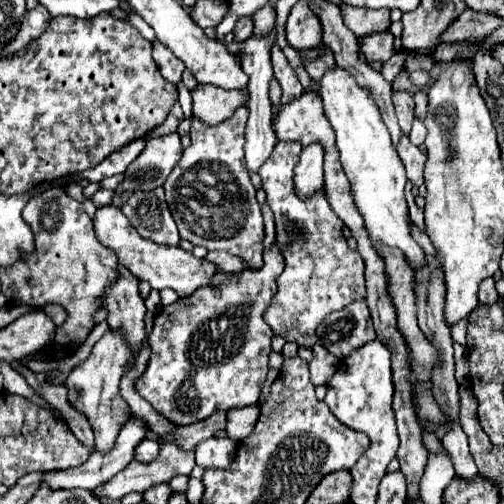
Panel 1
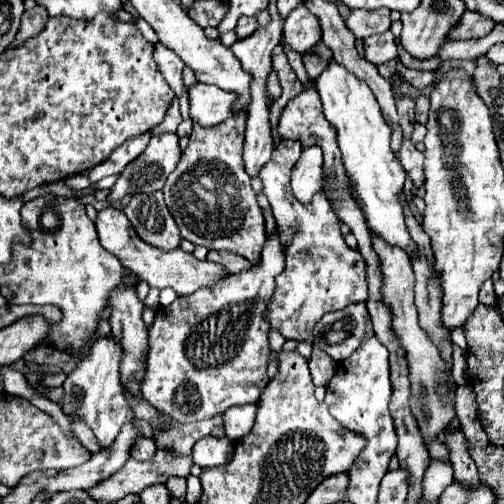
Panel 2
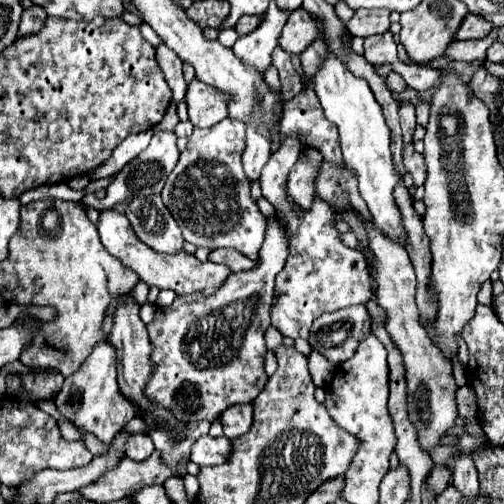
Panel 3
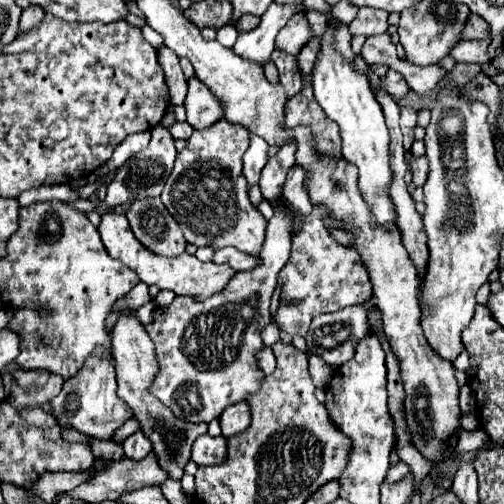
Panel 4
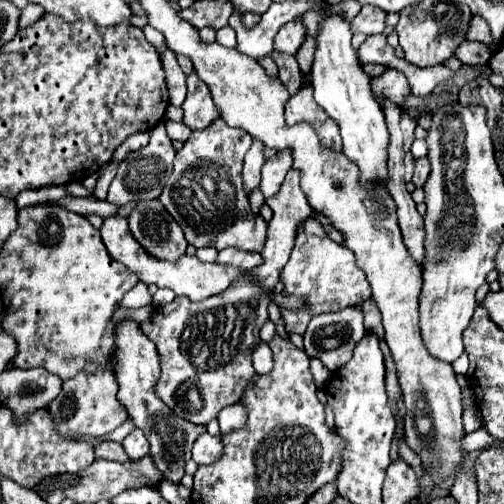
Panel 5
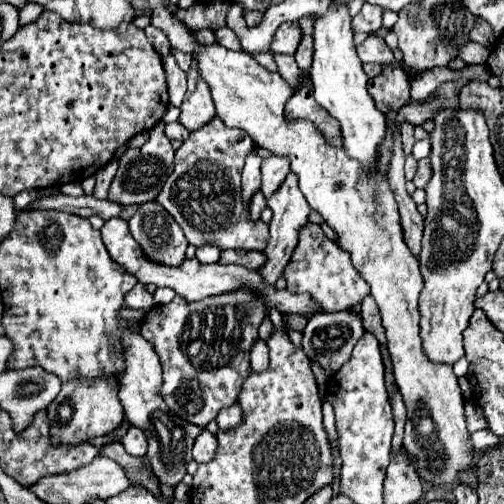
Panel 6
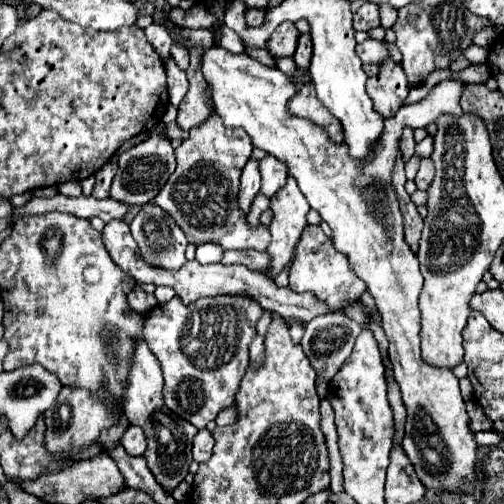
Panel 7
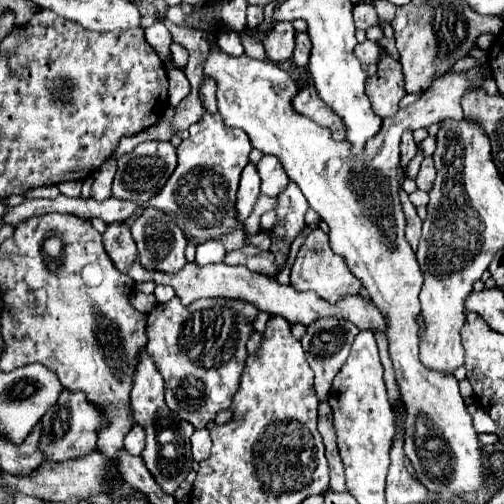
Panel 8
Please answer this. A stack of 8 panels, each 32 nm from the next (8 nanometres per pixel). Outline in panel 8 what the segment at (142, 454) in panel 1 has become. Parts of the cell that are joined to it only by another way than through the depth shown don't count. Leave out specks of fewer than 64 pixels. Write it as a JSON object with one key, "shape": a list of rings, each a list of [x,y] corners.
{"shape":[[[134,424],[130,428],[130,432],[126,434],[126,438],[124,438],[124,448],[132,456],[140,456],[142,450],[144,450],[144,446],[146,446],[146,442],[144,442],[144,430],[138,424]]]}

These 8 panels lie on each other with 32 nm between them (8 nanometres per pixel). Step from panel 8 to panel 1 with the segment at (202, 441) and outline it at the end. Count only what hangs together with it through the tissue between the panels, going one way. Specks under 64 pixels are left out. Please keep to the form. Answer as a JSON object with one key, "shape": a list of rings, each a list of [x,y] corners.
{"shape":[[[208,438],[196,446],[196,464],[202,468],[228,468],[236,458],[236,442],[230,438]]]}

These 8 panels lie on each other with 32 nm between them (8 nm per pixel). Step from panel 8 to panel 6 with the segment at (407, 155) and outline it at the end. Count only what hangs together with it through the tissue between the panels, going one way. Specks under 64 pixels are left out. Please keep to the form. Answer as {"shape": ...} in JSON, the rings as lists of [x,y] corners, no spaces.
{"shape":[[[402,122],[400,130],[402,130],[402,140],[404,140],[404,152],[410,154],[412,152],[412,144],[414,144],[414,126],[408,124],[408,122]]]}

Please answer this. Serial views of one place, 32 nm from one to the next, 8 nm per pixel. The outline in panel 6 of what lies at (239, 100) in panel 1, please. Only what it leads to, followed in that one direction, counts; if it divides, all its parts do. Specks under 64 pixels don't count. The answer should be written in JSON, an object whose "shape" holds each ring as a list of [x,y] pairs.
{"shape":[[[192,64],[190,72],[188,72],[188,92],[186,92],[186,98],[180,106],[180,110],[182,110],[180,124],[184,124],[188,130],[198,130],[200,126],[208,124],[208,120],[212,120],[216,116],[210,88],[200,78],[196,64]]]}

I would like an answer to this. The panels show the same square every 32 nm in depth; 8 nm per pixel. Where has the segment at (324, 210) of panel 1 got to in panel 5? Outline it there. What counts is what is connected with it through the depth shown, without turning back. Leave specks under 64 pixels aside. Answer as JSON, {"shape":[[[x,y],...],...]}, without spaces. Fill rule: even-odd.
{"shape":[[[288,150],[278,152],[276,156],[266,160],[262,168],[262,182],[260,182],[260,190],[264,198],[270,198],[280,190],[280,184],[284,182],[284,176],[290,168],[292,168],[292,152]],[[314,212],[310,218],[306,218],[300,224],[296,244],[292,248],[292,256],[280,274],[280,282],[284,284],[284,294],[306,298],[304,306],[298,310],[280,308],[280,318],[288,334],[304,334],[308,322],[316,314],[336,312],[348,306],[360,306],[364,300],[372,296],[370,292],[372,288],[364,272],[356,268],[356,256],[352,256],[348,248],[342,248],[342,244],[336,244],[334,240],[328,238],[324,226],[318,220],[318,214],[320,212]]]}

